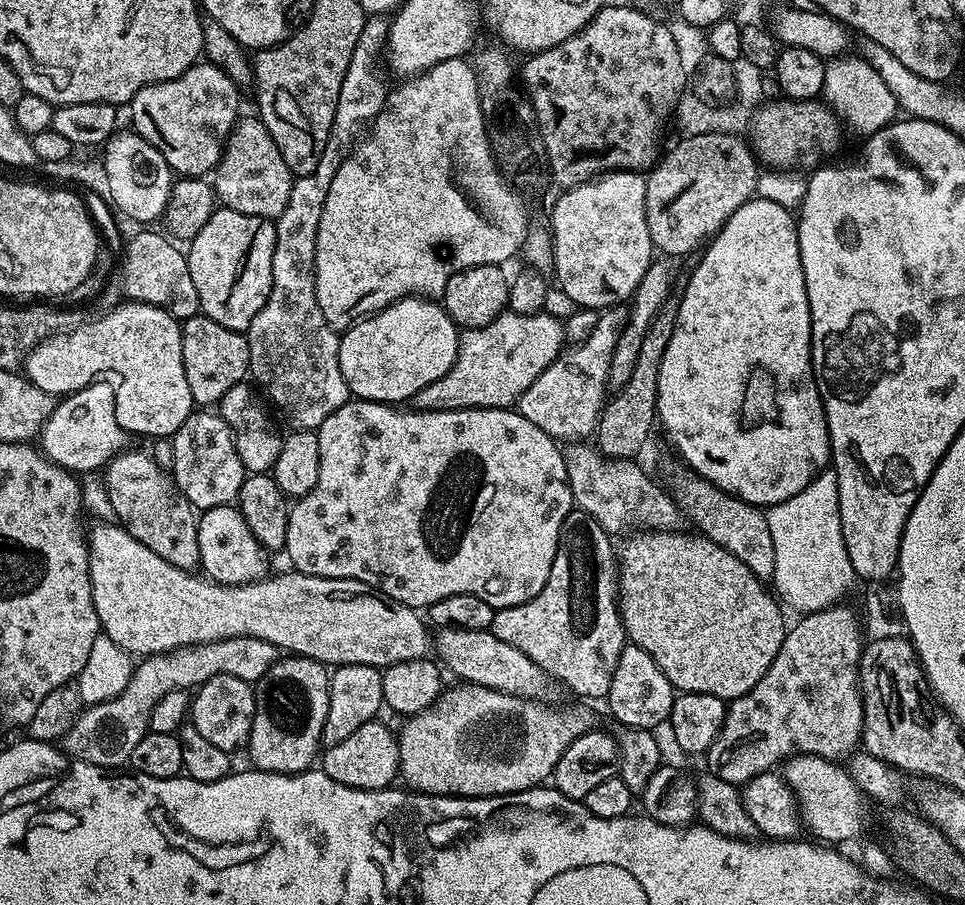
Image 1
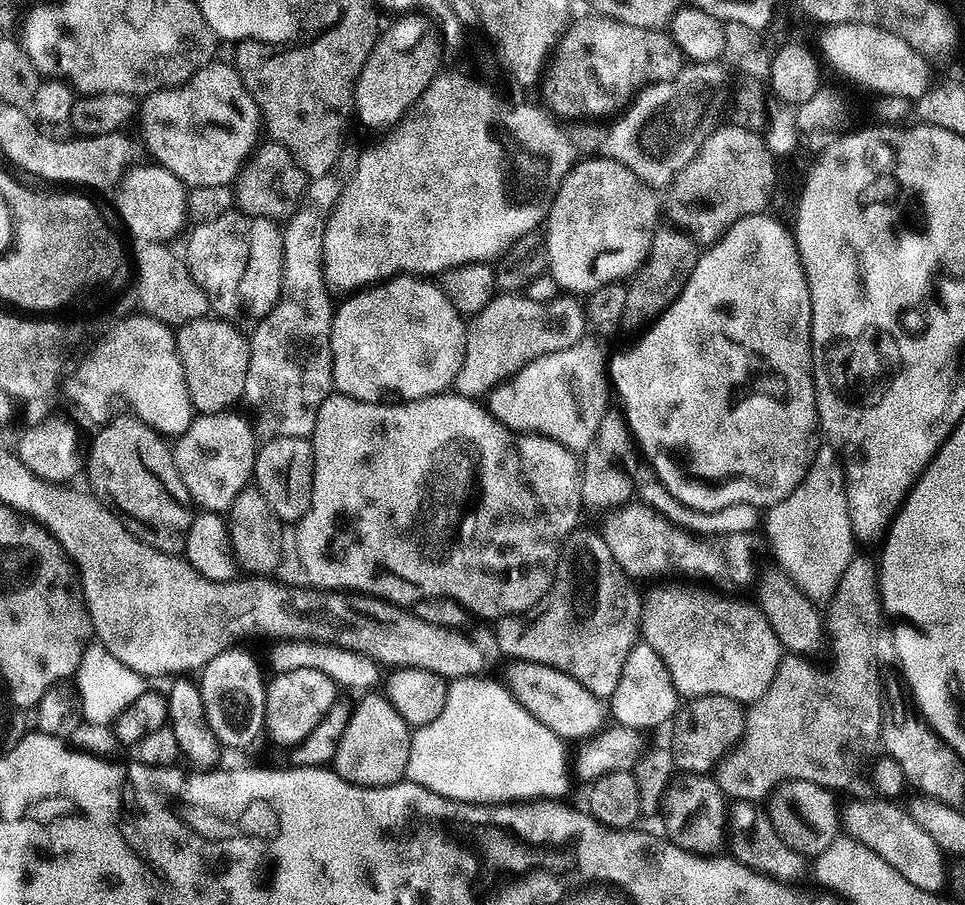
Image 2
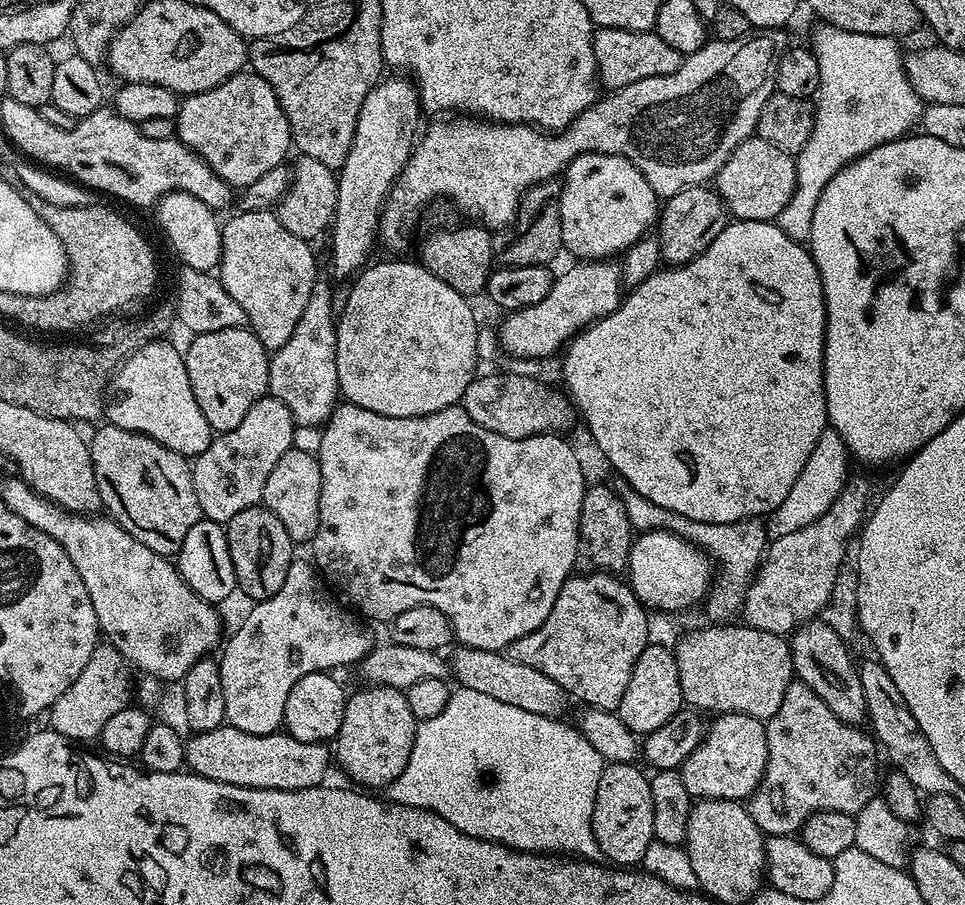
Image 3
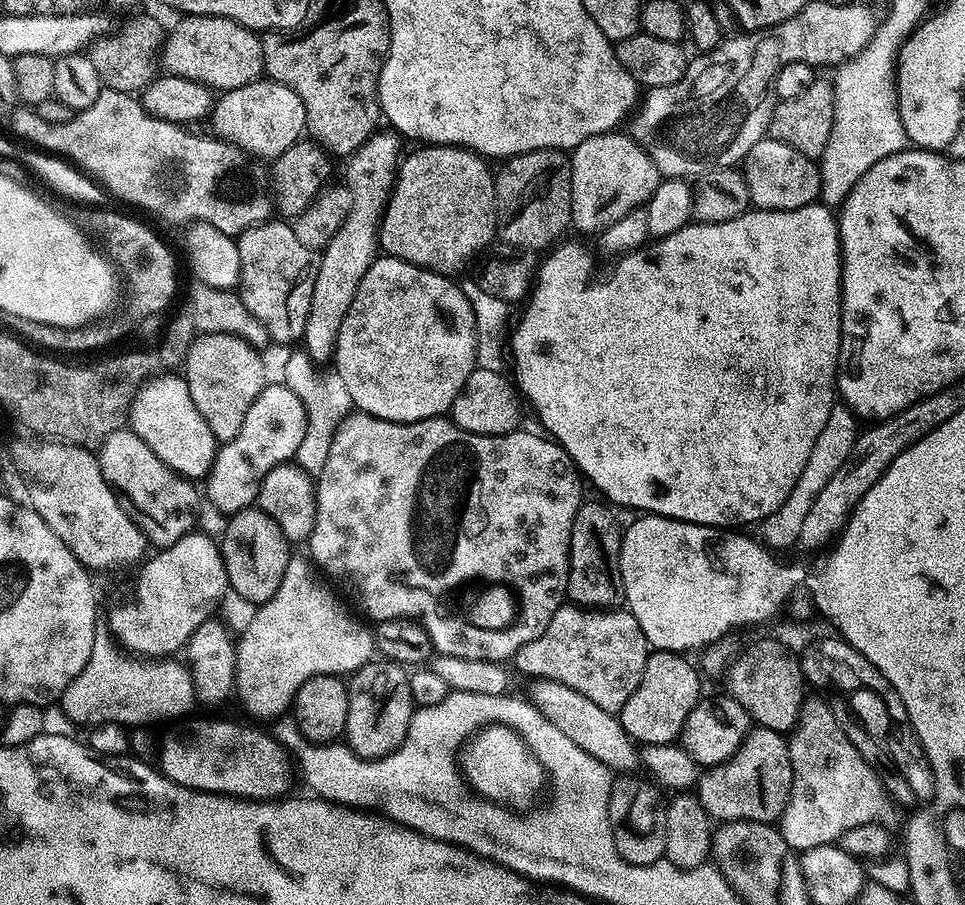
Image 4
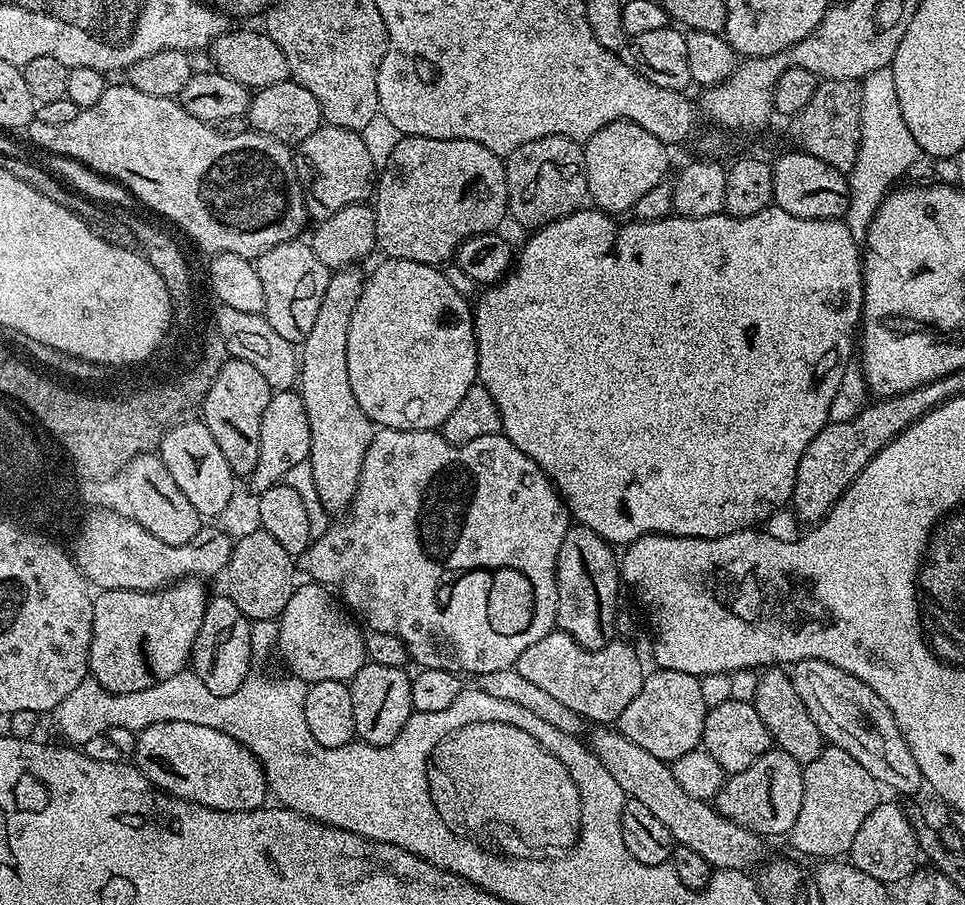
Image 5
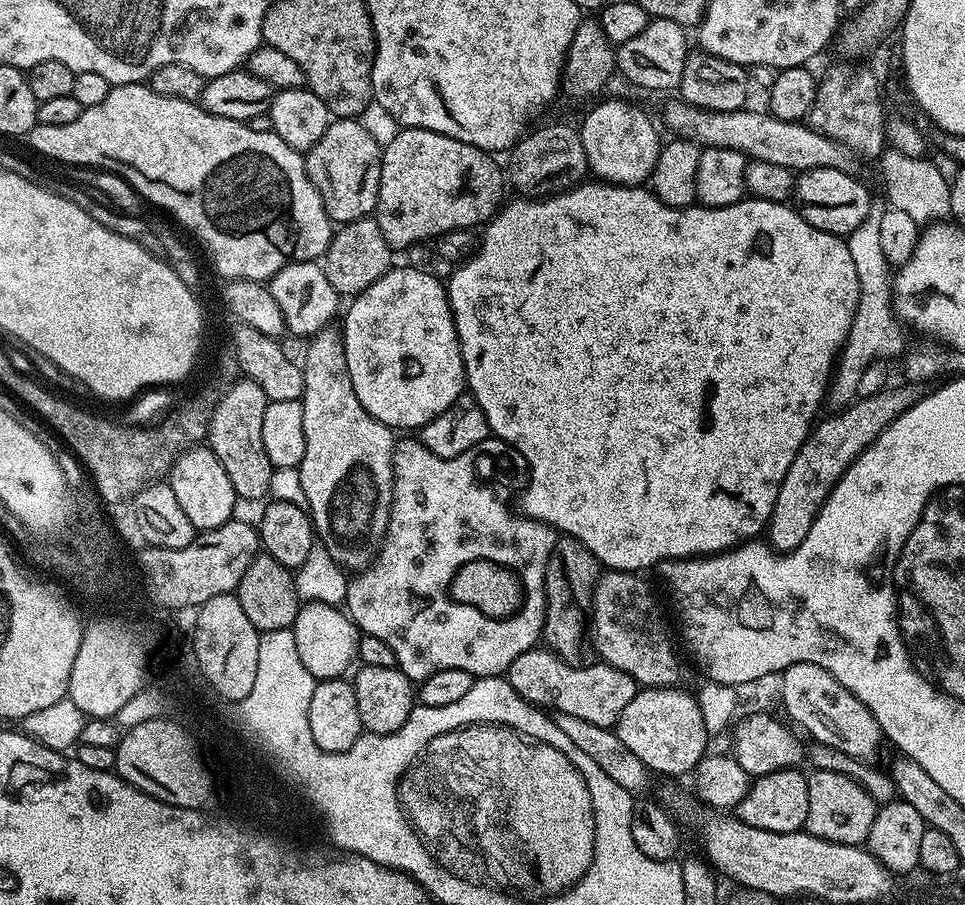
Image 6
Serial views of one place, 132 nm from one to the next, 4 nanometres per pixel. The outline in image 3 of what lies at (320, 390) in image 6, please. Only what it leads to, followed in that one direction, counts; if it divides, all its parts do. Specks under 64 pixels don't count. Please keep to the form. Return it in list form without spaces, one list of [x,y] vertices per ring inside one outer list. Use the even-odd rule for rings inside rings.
[[[400,74],[393,76],[396,76],[393,80],[381,79],[380,83],[372,87],[370,94],[366,94],[358,114],[358,126],[350,154],[346,154],[346,162],[338,170],[336,214],[330,223],[330,233],[332,268],[340,276],[351,277],[365,267],[364,259],[372,243],[378,240],[380,209],[384,206],[384,198],[412,156],[412,149],[418,140],[422,117],[420,93],[411,79]]]

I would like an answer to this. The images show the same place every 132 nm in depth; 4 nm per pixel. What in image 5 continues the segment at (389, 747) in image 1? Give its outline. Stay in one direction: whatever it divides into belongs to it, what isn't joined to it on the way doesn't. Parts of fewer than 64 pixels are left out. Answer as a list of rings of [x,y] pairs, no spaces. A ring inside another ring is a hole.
[[[365,662],[358,674],[350,681],[352,701],[354,702],[354,726],[357,737],[365,744],[386,746],[402,734],[406,722],[412,717],[410,686],[412,676],[405,669],[394,666],[378,666]]]

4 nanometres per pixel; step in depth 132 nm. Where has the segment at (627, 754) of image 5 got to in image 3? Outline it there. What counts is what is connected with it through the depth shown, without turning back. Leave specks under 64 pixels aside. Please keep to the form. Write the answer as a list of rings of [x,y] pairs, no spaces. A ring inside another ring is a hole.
[[[467,646],[457,649],[450,656],[450,668],[460,688],[478,690],[478,694],[490,694],[490,698],[498,698],[498,702],[518,706],[530,714],[553,718],[561,715],[559,712],[564,708],[566,693],[560,689],[558,682],[554,682],[554,678],[546,678],[542,670],[534,670],[534,666],[522,666],[522,662],[514,662],[503,651],[491,652]]]

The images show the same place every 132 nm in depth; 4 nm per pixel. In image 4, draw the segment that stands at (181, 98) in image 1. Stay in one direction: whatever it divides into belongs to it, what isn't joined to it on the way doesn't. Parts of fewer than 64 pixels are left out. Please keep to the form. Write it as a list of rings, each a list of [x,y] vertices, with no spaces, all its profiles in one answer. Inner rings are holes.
[[[267,78],[252,80],[246,86],[223,93],[212,105],[211,120],[211,131],[224,143],[233,144],[235,148],[241,148],[249,156],[264,162],[275,160],[287,148],[294,146],[308,127],[302,98],[298,98],[290,86],[282,86],[282,82]]]

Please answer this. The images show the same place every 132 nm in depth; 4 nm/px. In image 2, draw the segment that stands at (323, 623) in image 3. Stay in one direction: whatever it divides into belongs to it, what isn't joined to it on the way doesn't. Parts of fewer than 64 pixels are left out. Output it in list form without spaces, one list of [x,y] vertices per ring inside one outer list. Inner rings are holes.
[[[244,646],[227,648],[218,654],[218,658],[210,658],[198,676],[206,722],[210,722],[210,730],[214,730],[225,749],[244,748],[265,731],[266,675],[259,662],[240,647]]]

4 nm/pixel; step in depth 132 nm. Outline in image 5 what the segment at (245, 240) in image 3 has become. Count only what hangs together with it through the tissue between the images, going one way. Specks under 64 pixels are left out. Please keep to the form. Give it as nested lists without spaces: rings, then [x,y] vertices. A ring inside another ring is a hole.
[[[297,238],[287,240],[257,256],[254,263],[258,278],[262,278],[262,294],[264,310],[262,315],[274,326],[277,334],[282,334],[294,345],[299,345],[310,334],[318,315],[318,306],[322,306],[322,294],[326,294],[326,286],[330,269],[318,262],[318,254],[314,254],[311,243]]]

